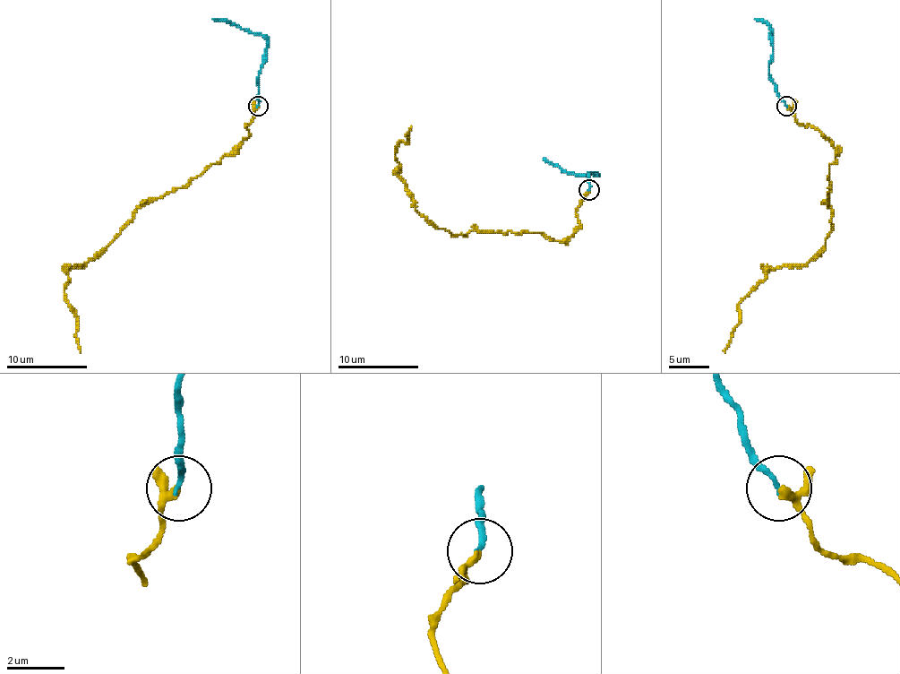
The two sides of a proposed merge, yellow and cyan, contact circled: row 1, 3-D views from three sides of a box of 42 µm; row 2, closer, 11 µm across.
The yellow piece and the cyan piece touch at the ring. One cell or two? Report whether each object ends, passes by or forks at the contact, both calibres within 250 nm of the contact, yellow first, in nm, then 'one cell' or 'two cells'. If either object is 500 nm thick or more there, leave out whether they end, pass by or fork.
yellow passes by; cyan ends there; 190 nm thick on the yellow side, 180 nm on the other; one cell

